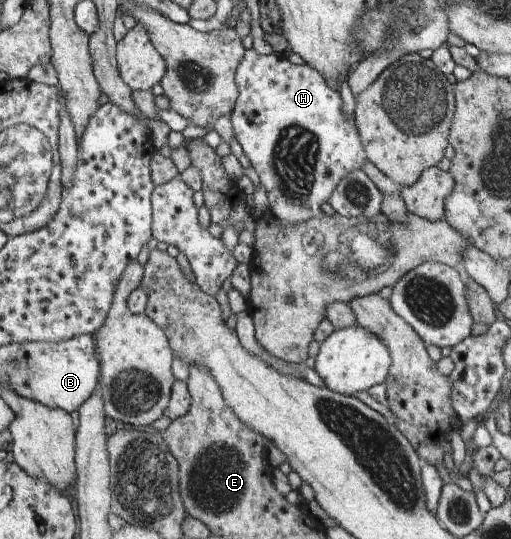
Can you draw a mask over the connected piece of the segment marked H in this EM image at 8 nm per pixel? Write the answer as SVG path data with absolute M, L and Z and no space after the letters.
M254 49L246 50L245 56L237 70L237 86L239 90L237 108L230 114L233 135L240 143L243 153L248 157L248 160L250 160L252 168L256 170L256 174L258 174L260 178L261 185L264 186L264 190L266 190L270 206L269 210L272 212L272 216L274 216L280 224L290 226L300 225L310 219L324 215L322 204L324 204L324 202L330 202L330 197L334 189L338 186L338 183L346 175L354 173L355 171L362 171L368 162L355 120L354 118L347 119L347 116L344 114L343 100L340 96L339 89L330 86L321 72L318 72L306 63L297 65L290 62L287 55L279 54L274 51L271 54L263 55L256 52Z

